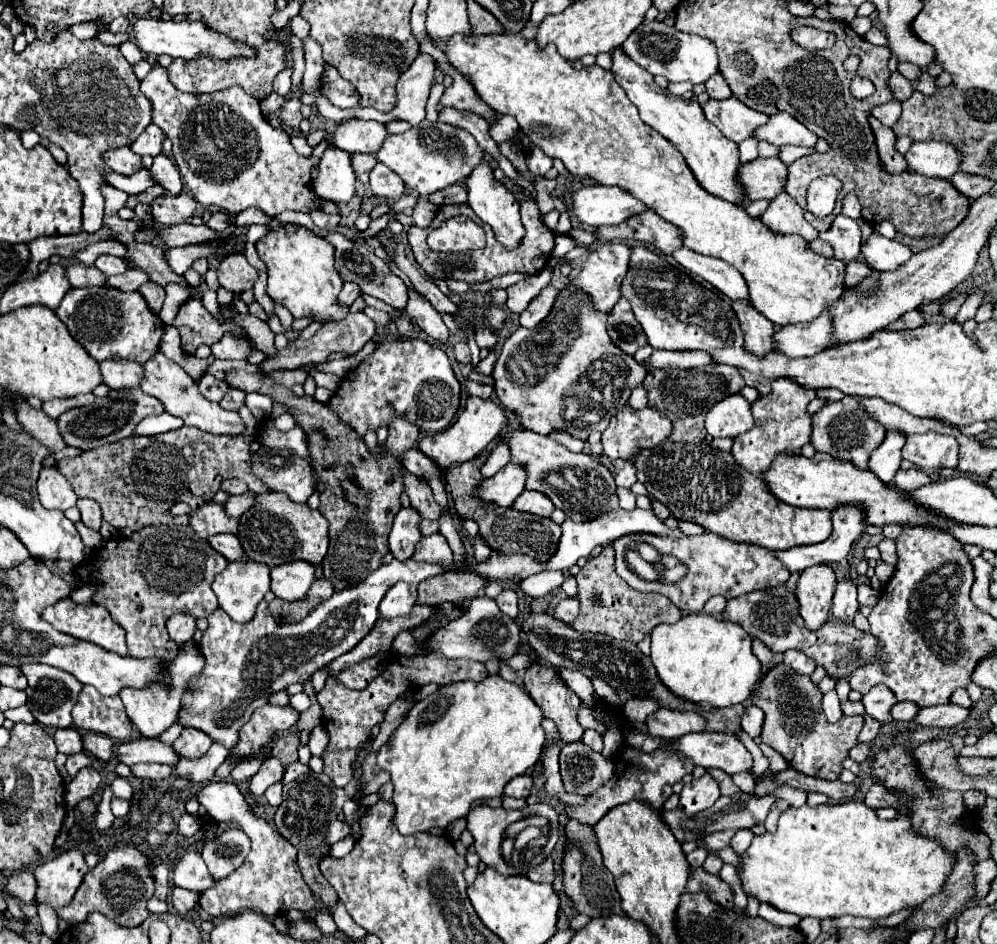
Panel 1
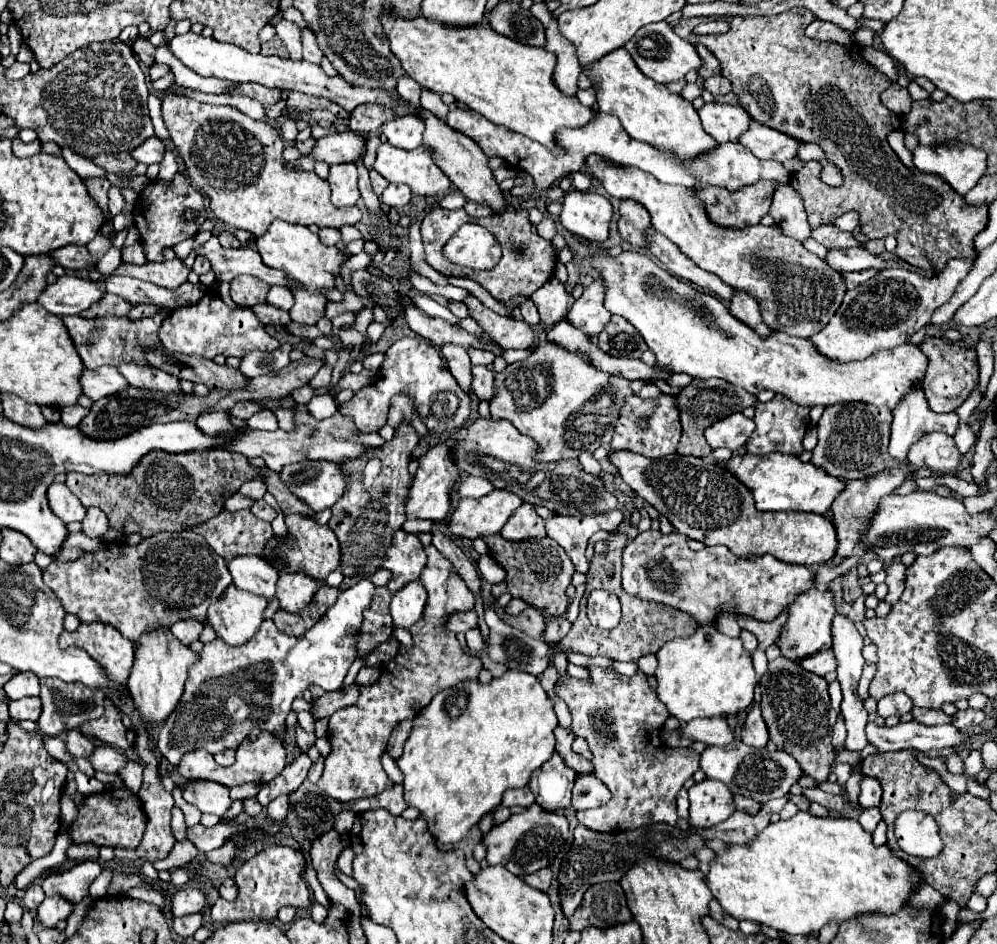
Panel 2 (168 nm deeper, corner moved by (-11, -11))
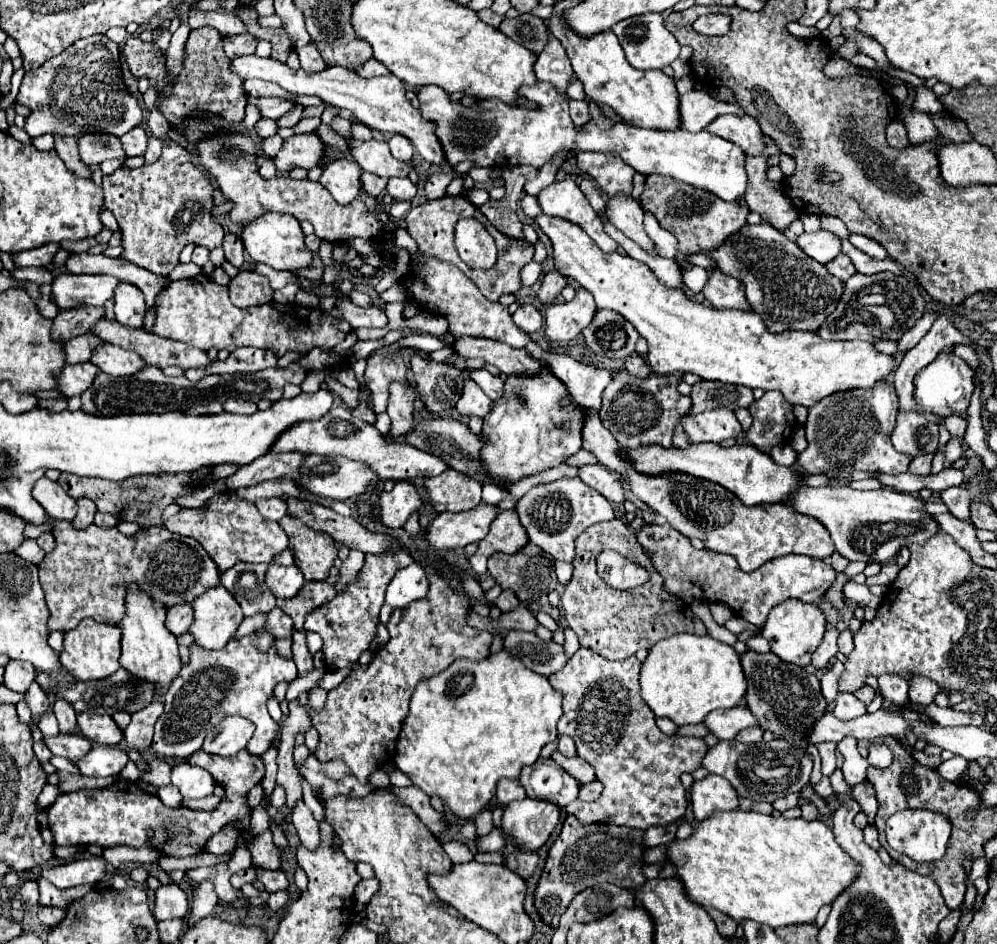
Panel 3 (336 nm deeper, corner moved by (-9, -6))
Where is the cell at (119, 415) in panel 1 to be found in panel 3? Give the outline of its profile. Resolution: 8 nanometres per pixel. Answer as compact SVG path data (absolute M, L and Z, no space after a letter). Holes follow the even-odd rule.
M291 364L285 370L279 368L269 368L261 370L257 374L235 374L235 376L217 376L217 378L205 378L205 382L189 382L185 376L179 378L169 378L165 376L159 368L155 366L143 366L141 372L133 376L123 376L123 378L113 378L105 372L99 372L93 380L93 384L81 394L83 400L83 410L89 414L97 416L115 416L115 414L145 414L145 412L185 412L185 408L193 404L209 404L209 402L225 402L227 398L249 398L251 402L259 402L265 398L267 390L267 400L275 402L283 396L283 386L287 382L291 384L301 384L301 380L307 376L307 370L301 368L299 364Z

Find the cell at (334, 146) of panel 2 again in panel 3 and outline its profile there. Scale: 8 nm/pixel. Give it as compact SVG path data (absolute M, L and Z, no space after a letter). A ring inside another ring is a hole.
M297 134L283 142L279 154L273 158L277 172L285 174L293 168L311 170L321 164L321 138L317 134Z

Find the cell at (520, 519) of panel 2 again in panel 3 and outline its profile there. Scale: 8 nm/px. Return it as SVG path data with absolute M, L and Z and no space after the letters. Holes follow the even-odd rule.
M513 510L497 514L497 518L491 522L489 534L479 542L479 548L475 556L469 558L471 566L475 566L477 574L487 572L487 560L489 556L503 552L503 554L515 554L527 544L525 528L521 522L517 522L517 514Z

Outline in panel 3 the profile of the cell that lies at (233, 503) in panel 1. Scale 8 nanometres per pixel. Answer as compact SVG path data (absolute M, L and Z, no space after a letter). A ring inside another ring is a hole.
M265 498L265 500L257 500L255 506L257 506L257 510L259 510L265 518L269 518L269 520L281 520L283 516L289 514L287 504L285 504L285 500L281 500L281 498Z

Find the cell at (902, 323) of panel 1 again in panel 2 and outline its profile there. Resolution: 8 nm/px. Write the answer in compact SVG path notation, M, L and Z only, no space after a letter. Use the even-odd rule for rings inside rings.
M925 337L919 343L919 347L931 359L931 375L927 375L927 383L923 385L929 407L937 413L955 411L967 399L967 395L973 391L975 383L979 381L979 369L975 365L977 353L969 347L959 347L959 345L953 345L953 343L945 343L939 337Z

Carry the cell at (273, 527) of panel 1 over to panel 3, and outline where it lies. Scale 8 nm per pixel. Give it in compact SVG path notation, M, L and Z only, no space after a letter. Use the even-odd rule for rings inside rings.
M293 516L281 518L279 524L289 536L289 548L293 550L293 556L299 562L299 570L303 572L305 580L327 580L329 570L337 560L337 546L329 534L317 534L309 530Z

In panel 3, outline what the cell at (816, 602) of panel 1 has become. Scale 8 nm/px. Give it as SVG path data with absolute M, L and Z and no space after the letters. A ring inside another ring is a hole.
M783 602L781 606L775 606L765 622L765 628L761 630L761 636L769 642L771 652L777 654L781 660L791 662L795 666L809 666L811 654L821 644L821 638L825 634L825 616L817 604L803 604L803 602Z

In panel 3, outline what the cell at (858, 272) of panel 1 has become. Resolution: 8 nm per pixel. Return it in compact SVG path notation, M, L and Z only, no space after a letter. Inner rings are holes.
M839 254L839 256L833 258L831 262L827 262L825 268L829 270L829 274L837 276L841 282L847 282L847 280L857 272L855 266L853 266L853 262L851 262L849 256L845 256L845 254Z

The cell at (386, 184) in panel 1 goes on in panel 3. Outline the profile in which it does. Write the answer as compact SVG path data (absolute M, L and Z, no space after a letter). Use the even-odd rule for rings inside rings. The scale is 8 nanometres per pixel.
M391 178L387 184L387 194L391 194L393 200L413 200L415 192L415 184L409 178Z

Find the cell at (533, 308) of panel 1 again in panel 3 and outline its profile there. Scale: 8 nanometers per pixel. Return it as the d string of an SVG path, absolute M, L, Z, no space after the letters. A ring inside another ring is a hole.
M551 270L543 276L543 282L541 282L541 288L537 292L537 298L543 302L543 304L551 304L559 294L561 290L565 288L567 280L563 274L559 274L557 270Z

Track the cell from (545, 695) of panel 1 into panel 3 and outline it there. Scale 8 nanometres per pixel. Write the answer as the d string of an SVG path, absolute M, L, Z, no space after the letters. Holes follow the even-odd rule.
M553 752L551 758L553 758L569 776L573 776L581 786L595 780L593 768L591 768L583 758L579 758L579 756L575 756L575 758L565 758L561 752Z

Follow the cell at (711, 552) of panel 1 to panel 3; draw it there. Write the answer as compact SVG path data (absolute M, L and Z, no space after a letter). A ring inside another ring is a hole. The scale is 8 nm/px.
M647 524L637 532L637 540L643 548L653 552L651 560L659 574L665 578L665 590L673 596L679 596L687 604L693 600L705 602L723 602L731 606L737 616L743 620L763 628L767 614L773 606L797 598L801 602L815 602L821 598L831 584L835 582L835 570L831 568L829 560L813 560L805 556L785 556L765 562L765 566L757 568L755 572L745 574L739 570L737 562L729 554L719 554L711 550L695 550L691 540L675 530L671 524Z

